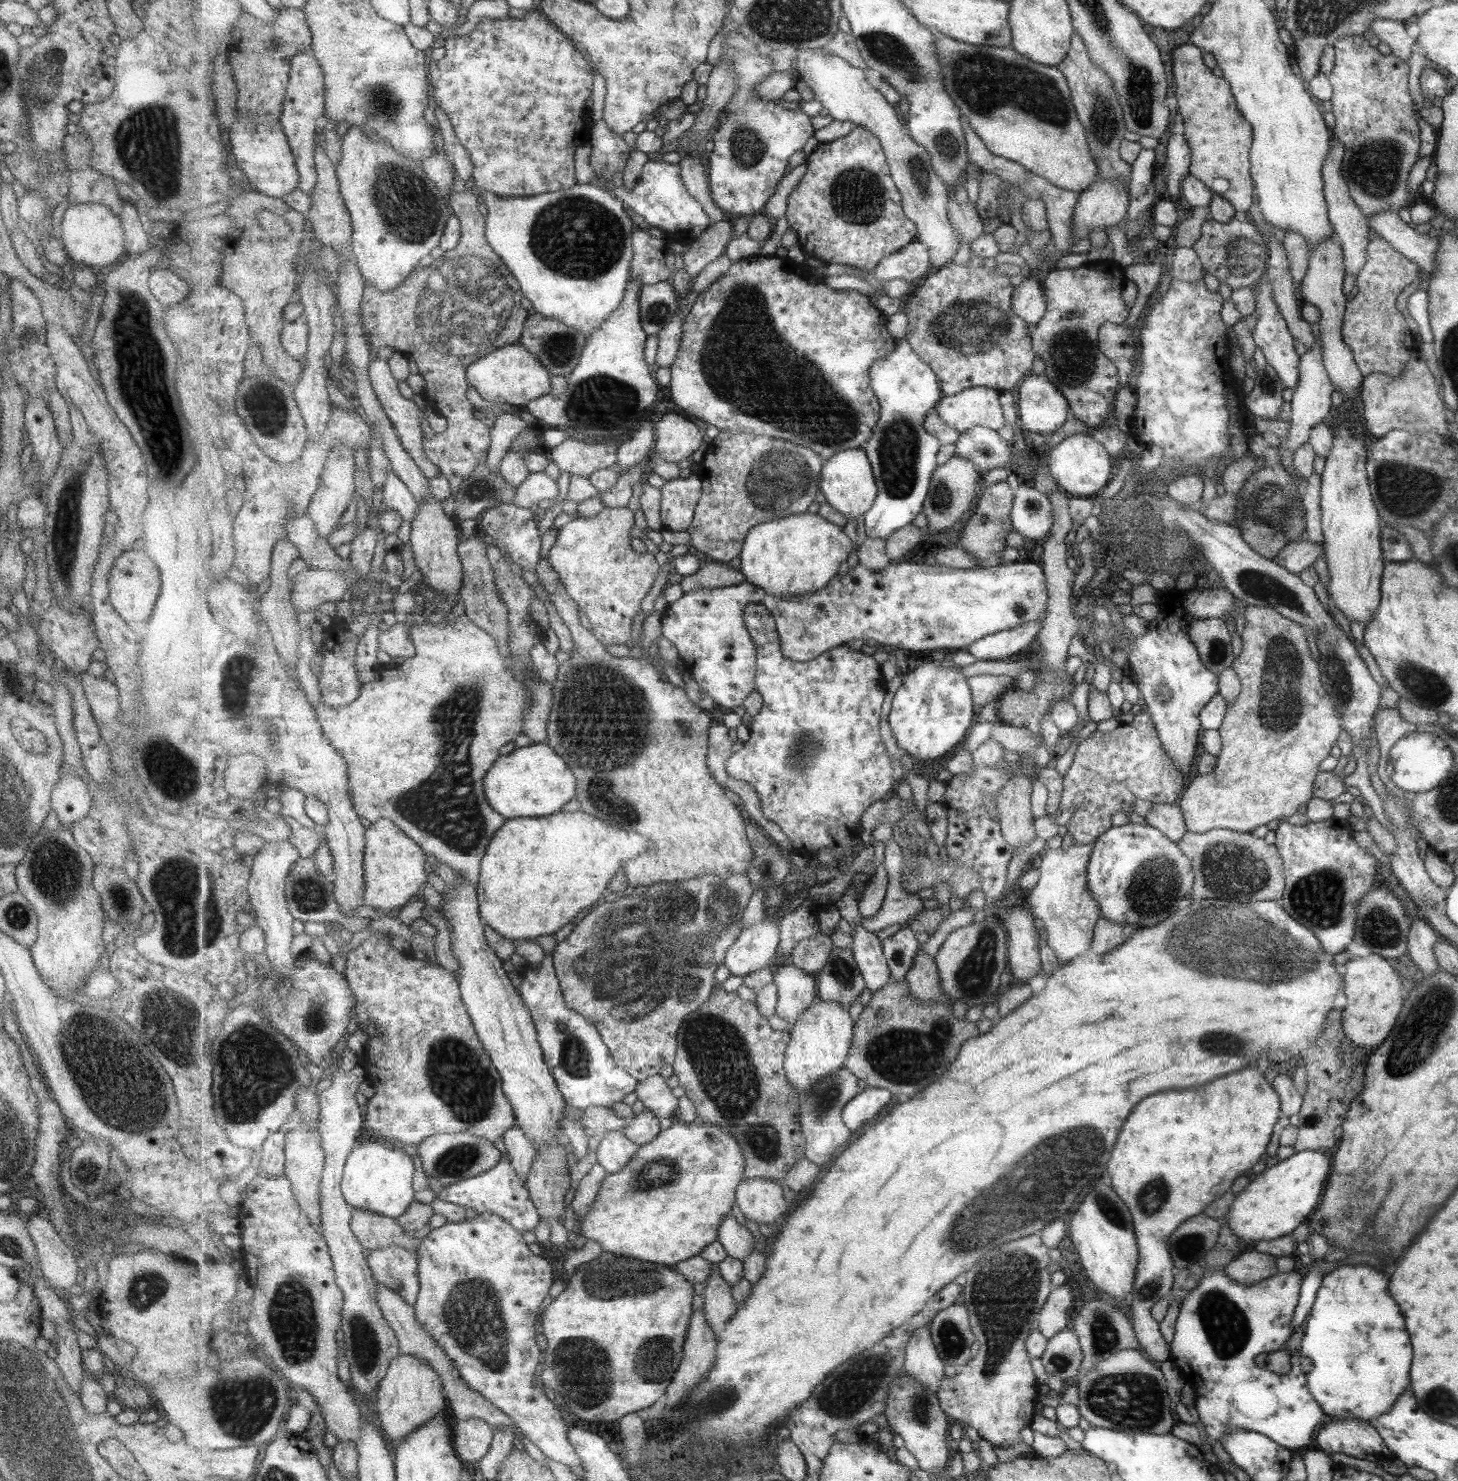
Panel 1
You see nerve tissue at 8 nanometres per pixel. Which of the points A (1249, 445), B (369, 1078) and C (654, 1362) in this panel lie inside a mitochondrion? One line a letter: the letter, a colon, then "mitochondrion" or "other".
A: other
B: other
C: mitochondrion

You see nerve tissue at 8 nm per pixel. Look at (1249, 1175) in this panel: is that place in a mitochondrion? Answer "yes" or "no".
no

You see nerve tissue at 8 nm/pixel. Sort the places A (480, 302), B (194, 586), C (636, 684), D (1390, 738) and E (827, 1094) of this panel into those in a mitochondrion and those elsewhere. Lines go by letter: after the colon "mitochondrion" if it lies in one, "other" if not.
A: mitochondrion
B: other
C: other
D: other
E: mitochondrion

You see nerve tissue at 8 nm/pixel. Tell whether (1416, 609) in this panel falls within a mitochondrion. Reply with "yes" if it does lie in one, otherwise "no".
no

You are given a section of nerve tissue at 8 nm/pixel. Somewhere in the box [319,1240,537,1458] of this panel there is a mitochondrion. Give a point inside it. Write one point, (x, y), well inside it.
(472, 1314)

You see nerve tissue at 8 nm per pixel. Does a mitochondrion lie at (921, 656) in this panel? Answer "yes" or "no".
no

